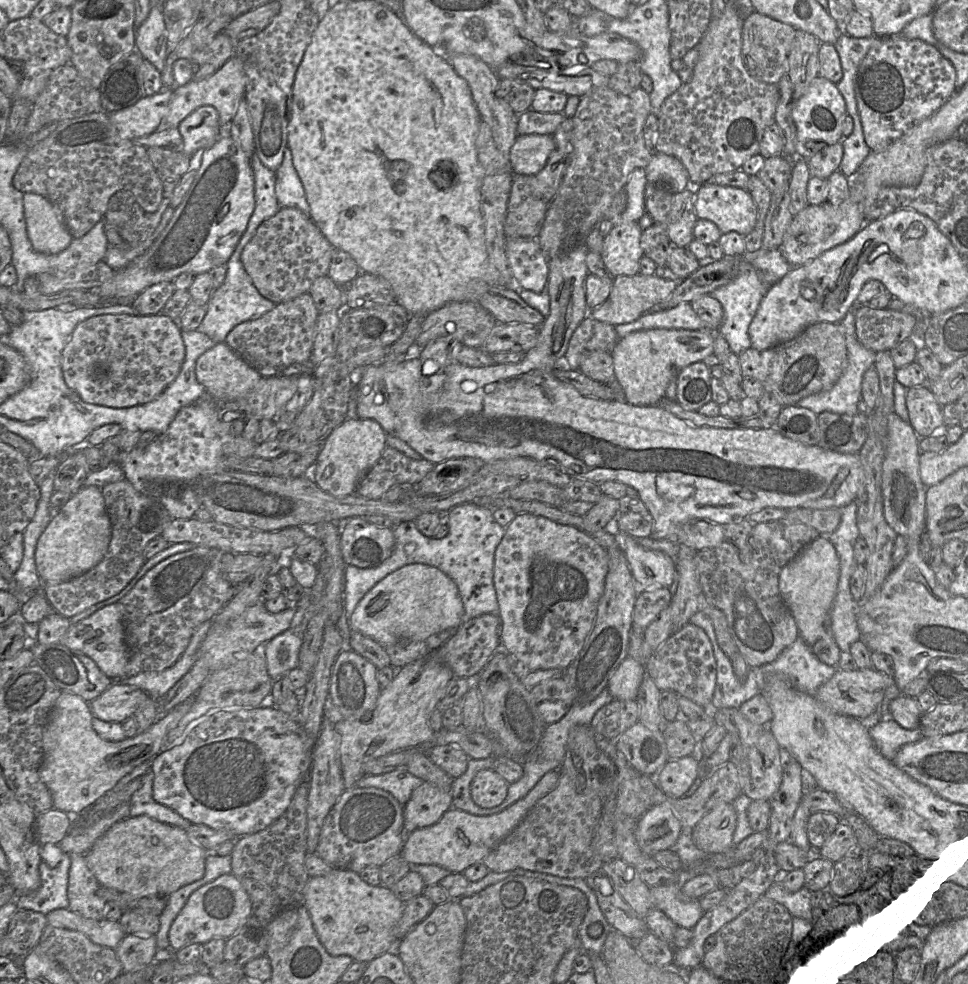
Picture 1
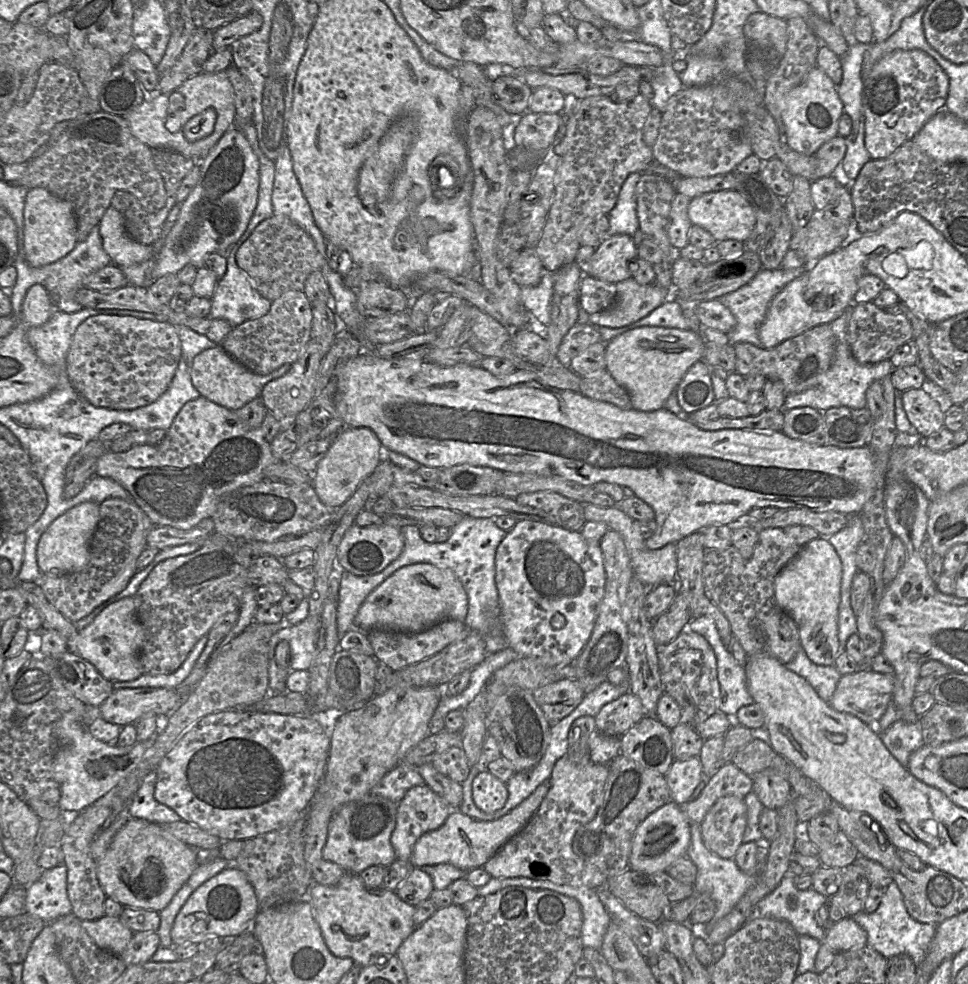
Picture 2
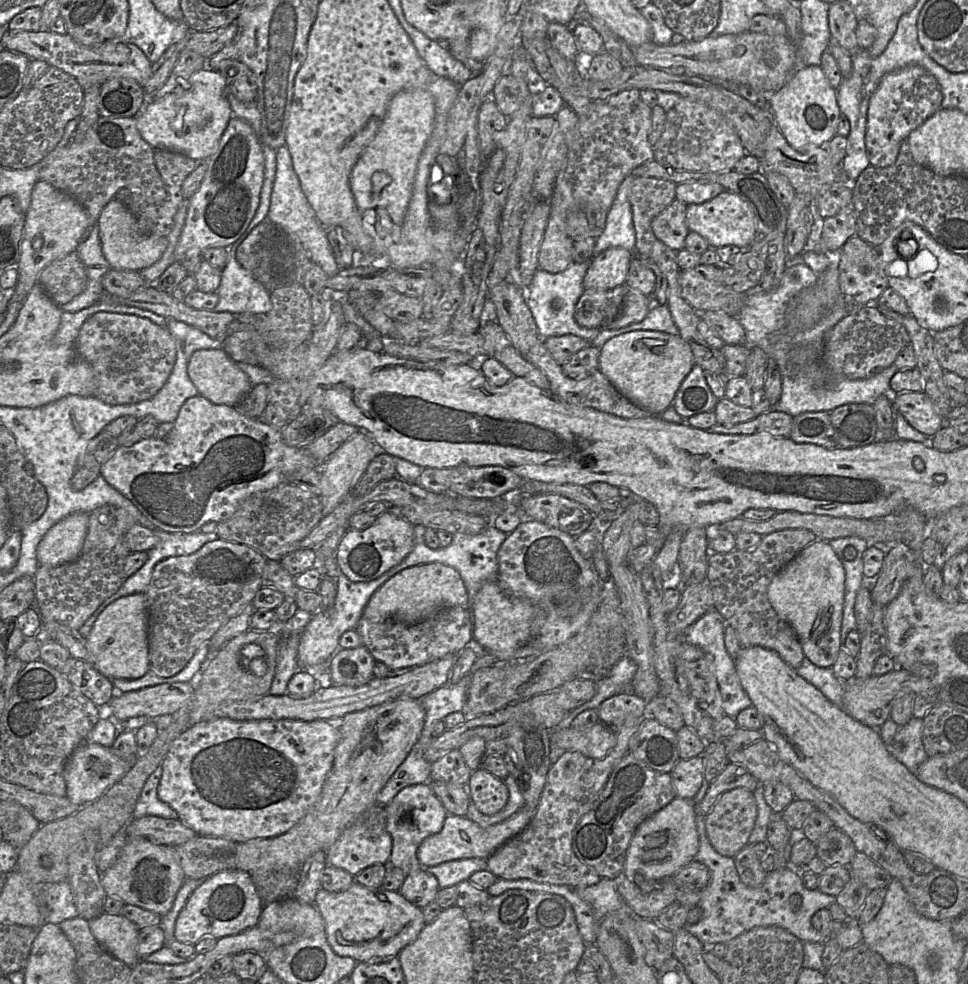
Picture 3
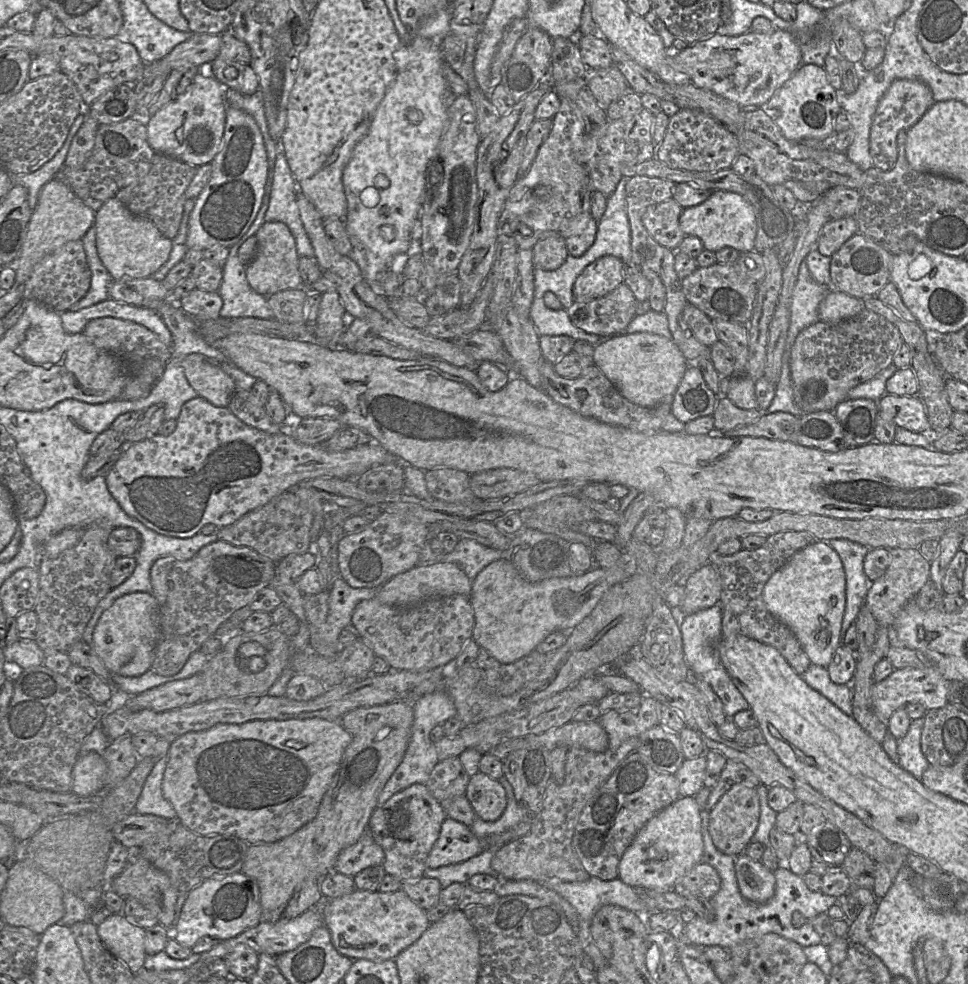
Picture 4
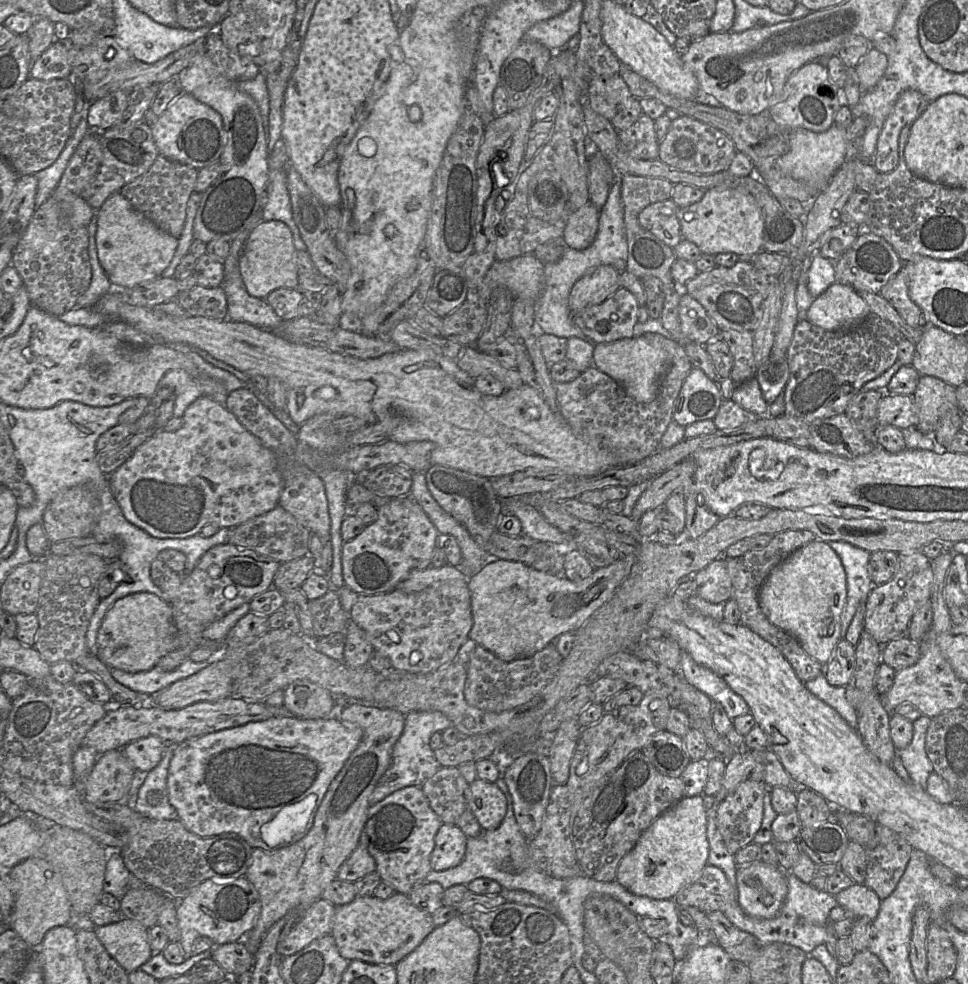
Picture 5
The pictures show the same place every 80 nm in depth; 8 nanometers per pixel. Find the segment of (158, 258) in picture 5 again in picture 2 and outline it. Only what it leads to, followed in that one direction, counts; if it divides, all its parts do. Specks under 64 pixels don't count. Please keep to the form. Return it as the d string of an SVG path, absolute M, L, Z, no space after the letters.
M110 206L99 222L100 235L102 237L103 248L111 258L111 264L116 266L129 266L152 259L155 256L152 245L141 244L132 239L125 227L123 215L114 207Z

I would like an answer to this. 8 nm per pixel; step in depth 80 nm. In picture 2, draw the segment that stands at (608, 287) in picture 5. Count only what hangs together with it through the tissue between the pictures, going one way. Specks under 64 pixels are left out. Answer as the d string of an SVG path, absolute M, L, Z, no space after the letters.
M639 231L634 236L603 237L592 257L590 276L611 284L632 278L638 259L637 246L642 239Z

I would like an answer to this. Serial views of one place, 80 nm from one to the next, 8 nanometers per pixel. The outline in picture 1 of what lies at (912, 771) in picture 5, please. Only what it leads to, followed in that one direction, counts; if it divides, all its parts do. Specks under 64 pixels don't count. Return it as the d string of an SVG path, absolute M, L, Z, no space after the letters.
M890 717L870 721L870 735L880 751L889 760L894 760L899 750L906 744L917 742L922 738L920 727L905 729Z

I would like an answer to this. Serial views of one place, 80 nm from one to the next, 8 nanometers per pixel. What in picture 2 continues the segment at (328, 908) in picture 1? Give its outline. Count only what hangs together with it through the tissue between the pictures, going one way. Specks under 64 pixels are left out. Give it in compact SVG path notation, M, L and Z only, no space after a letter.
M346 872L337 884L331 886L313 883L305 899L312 905L314 917L330 952L337 957L351 958L359 967L377 963L377 956L396 955L400 945L416 928L413 921L415 906L401 900L393 890L369 888L357 874Z

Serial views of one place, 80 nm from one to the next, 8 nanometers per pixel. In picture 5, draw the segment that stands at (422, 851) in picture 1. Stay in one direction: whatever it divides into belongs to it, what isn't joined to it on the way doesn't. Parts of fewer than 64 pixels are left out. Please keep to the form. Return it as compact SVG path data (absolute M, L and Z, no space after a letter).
M442 823L435 836L431 867L442 871L459 865L465 855L467 836L456 824Z

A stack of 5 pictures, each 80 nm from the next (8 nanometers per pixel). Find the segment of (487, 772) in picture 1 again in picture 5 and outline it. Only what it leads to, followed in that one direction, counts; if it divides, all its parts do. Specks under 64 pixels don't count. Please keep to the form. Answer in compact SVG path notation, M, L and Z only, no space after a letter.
M477 778L470 784L469 809L483 830L494 830L506 815L507 800L495 782Z

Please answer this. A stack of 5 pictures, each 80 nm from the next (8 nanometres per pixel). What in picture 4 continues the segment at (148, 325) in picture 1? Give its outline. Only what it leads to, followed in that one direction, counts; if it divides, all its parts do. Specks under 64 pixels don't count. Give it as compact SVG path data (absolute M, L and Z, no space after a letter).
M113 317L95 318L89 321L83 331L83 334L100 350L109 352L122 359L129 369L129 379L124 387L120 399L115 400L137 400L147 397L157 381L163 375L164 370L172 357L171 347L165 345L148 328L132 321L122 320Z

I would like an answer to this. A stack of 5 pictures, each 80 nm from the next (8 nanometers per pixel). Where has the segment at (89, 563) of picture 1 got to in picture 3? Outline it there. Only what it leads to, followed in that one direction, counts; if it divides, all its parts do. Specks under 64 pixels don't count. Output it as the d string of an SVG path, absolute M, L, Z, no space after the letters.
M73 513L56 523L37 547L39 565L59 566L75 561L83 548L90 514Z

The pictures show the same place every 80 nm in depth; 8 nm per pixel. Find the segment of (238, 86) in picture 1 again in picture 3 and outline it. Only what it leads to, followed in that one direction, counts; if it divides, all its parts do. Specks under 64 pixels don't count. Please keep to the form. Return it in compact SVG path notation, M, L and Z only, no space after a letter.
M204 67L193 73L187 83L182 84L182 88L184 91L171 92L161 99L147 101L135 116L137 129L154 150L169 150L197 162L205 162L218 148L221 136L233 116L227 99L226 80L217 70Z

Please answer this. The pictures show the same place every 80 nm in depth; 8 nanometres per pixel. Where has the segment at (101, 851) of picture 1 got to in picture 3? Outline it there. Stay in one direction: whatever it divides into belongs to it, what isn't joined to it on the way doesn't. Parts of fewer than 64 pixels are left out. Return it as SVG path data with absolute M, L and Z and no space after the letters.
M129 838L115 863L102 874L107 896L155 912L161 917L169 912L186 876L180 858L172 846L157 845L144 838Z

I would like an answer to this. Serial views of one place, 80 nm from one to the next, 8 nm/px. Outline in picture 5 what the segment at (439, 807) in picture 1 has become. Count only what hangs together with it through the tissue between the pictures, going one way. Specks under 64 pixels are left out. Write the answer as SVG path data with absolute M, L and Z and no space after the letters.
M407 786L369 807L359 844L375 859L381 880L390 884L395 893L409 895L426 882L426 876L432 870L431 854L441 825L421 786Z

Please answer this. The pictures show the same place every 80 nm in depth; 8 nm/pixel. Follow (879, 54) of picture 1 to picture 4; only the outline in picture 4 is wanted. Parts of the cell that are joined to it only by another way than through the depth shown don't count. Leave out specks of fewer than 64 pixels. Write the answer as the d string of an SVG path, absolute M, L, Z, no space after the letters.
M896 79L878 102L873 115L869 149L873 161L873 167L882 171L890 171L898 158L897 135L900 130L908 130L916 124L926 111L935 103L930 88L915 80Z

